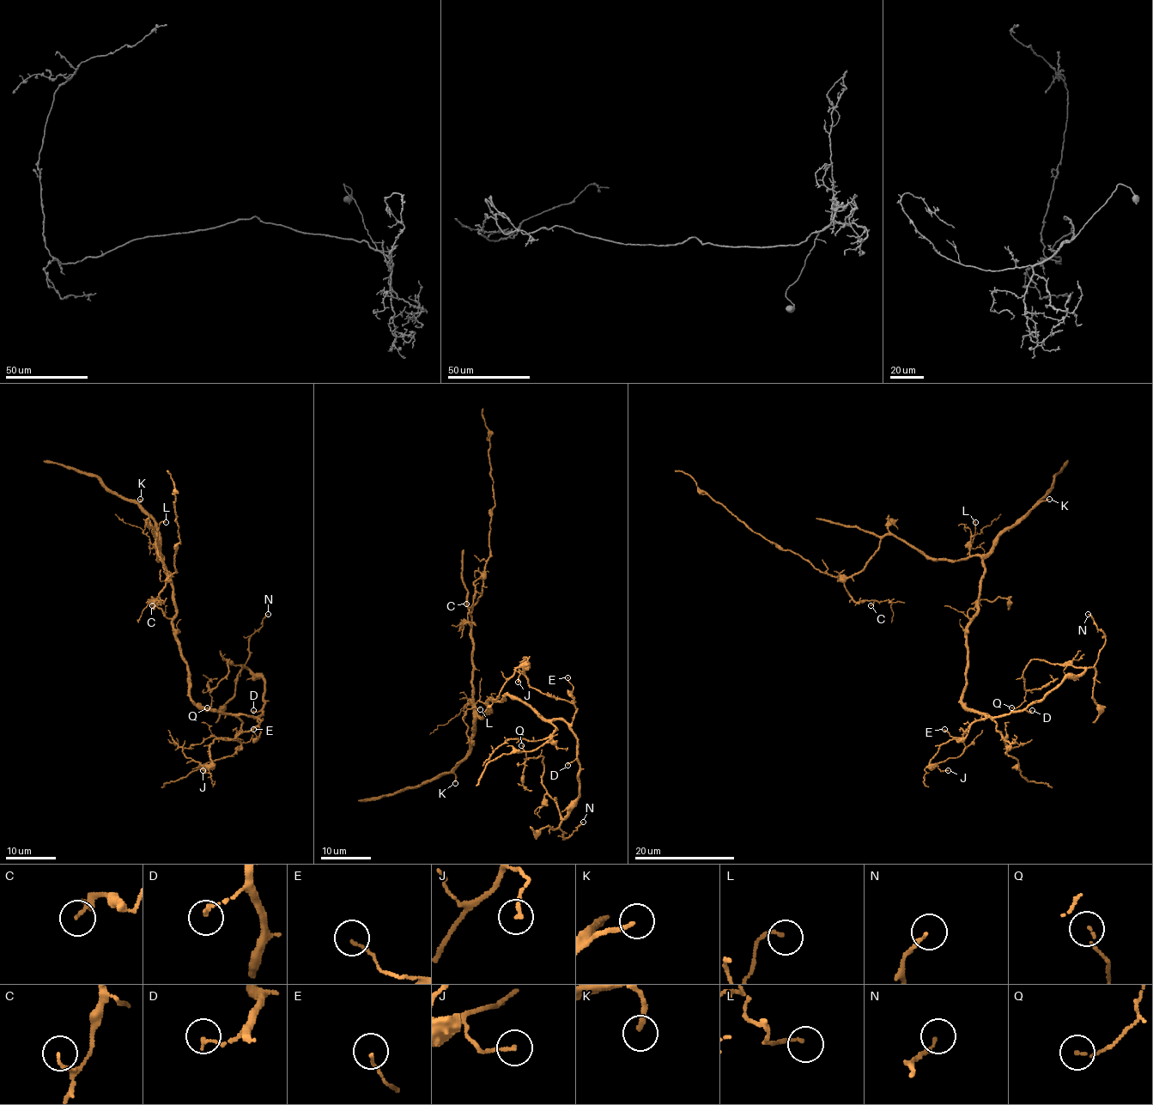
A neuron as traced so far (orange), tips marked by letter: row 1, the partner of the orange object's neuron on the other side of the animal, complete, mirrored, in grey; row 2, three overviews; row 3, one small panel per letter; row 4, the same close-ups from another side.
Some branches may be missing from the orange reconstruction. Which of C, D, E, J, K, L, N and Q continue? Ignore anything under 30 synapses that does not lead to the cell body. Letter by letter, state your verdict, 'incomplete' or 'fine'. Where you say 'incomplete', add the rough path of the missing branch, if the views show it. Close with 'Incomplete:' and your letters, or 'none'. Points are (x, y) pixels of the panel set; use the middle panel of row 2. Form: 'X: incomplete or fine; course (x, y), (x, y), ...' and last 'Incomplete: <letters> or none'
C: fine
D: fine
E: fine
J: fine
K: incomplete
L: fine
N: fine
Q: fine
Incomplete: K

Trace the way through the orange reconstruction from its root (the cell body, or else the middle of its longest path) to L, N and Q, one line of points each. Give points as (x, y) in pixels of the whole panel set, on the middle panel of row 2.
L: (490, 710), (482, 718), (471, 702), (472, 709), (480, 709)
N: (490, 710), (490, 700), (509, 695), (567, 725), (576, 739), (579, 797), (560, 824), (564, 839), (583, 822)
Q: (490, 710), (509, 695), (567, 725), (579, 797), (564, 817), (543, 784), (543, 756), (524, 759), (521, 745)

